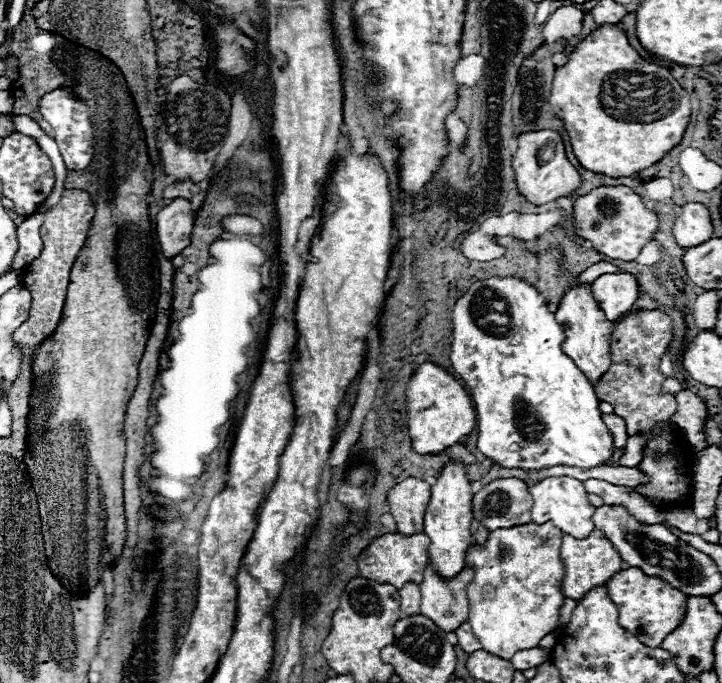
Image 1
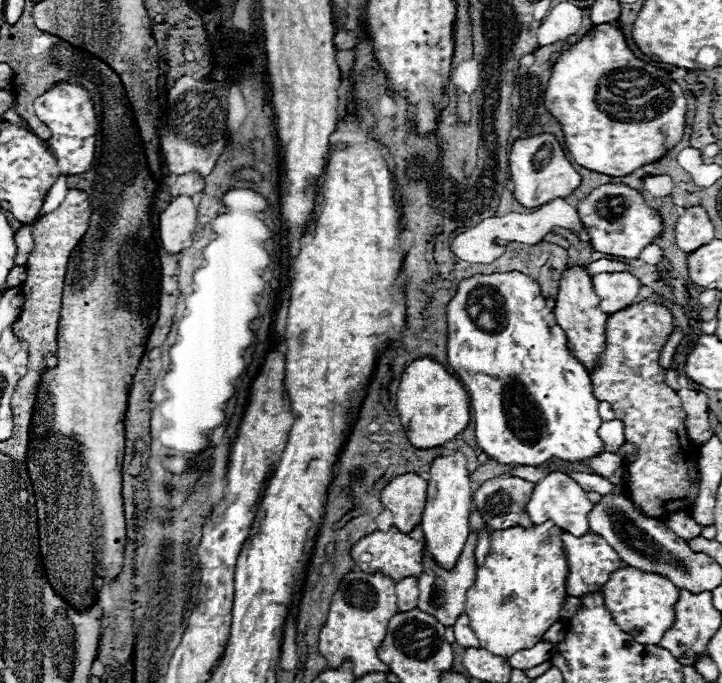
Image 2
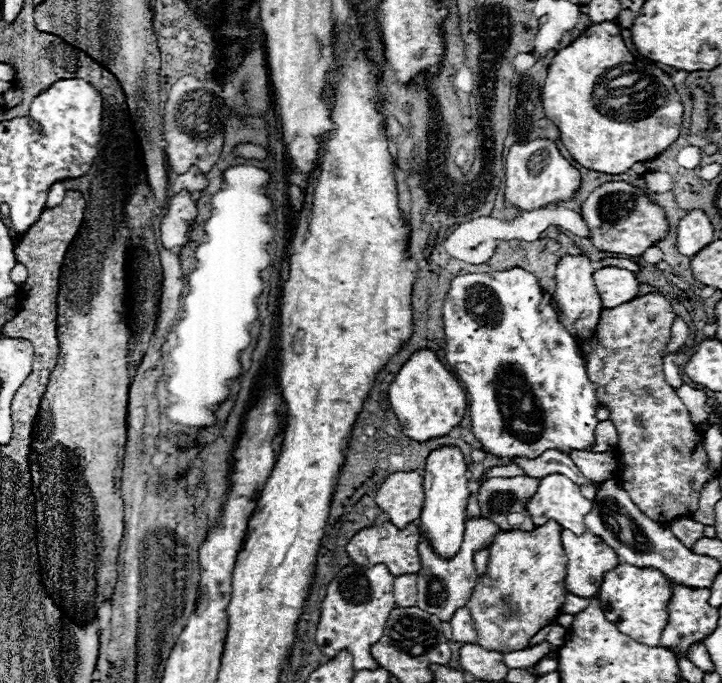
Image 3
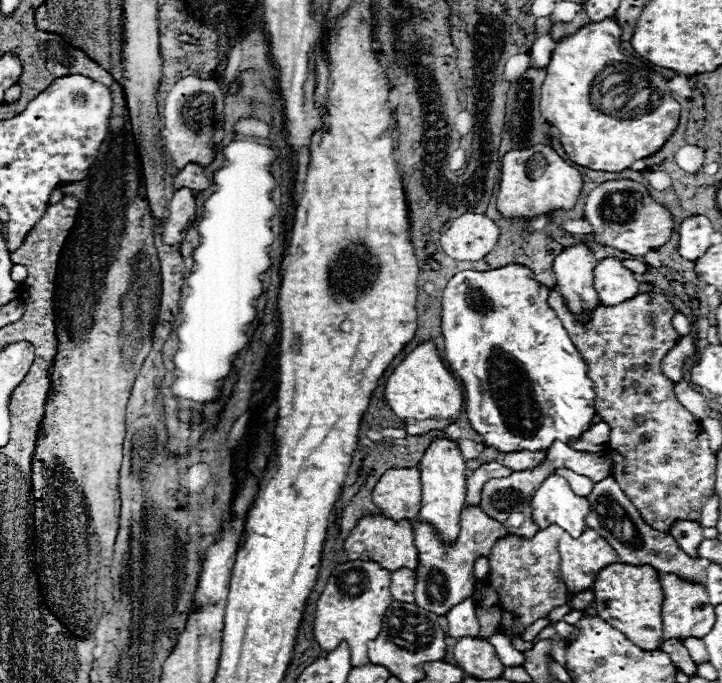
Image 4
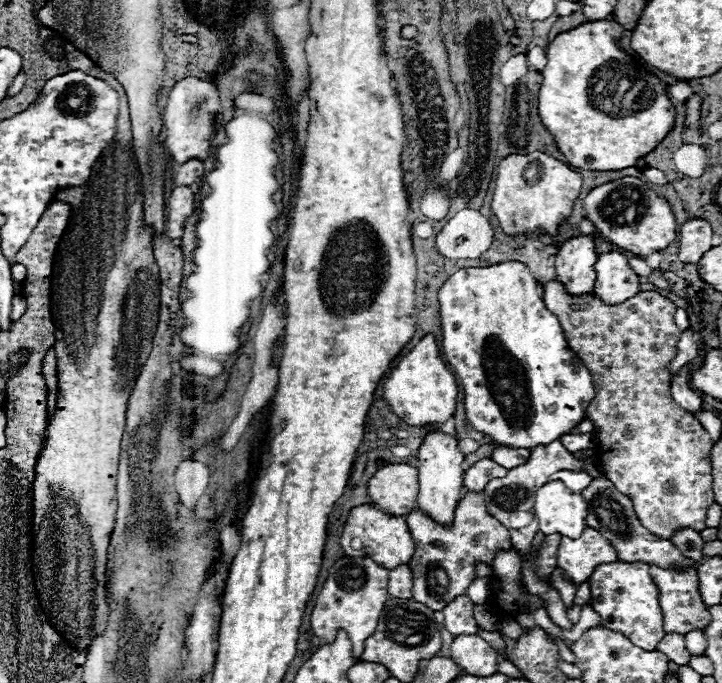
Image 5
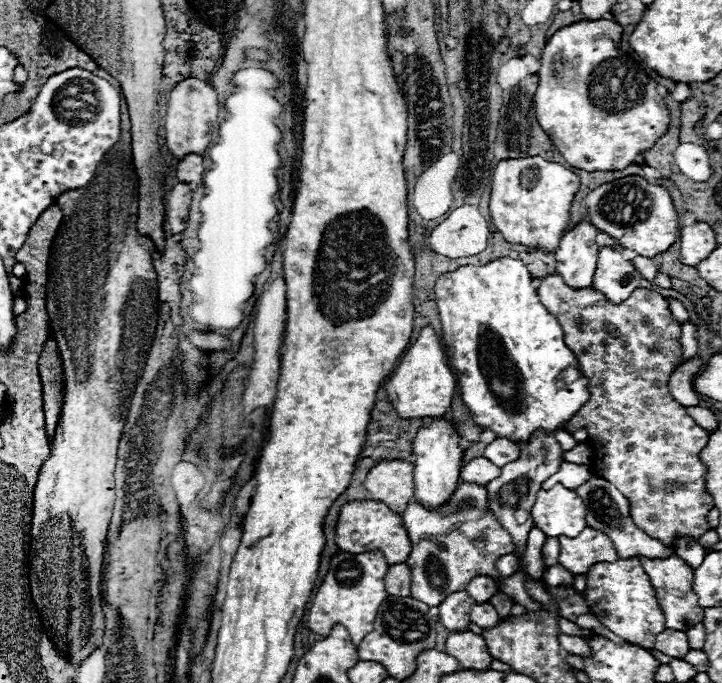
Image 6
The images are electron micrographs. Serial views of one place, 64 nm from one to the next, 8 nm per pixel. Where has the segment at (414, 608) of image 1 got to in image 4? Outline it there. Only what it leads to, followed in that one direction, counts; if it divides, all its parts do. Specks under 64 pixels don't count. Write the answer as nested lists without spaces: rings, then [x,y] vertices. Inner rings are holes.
[[[400,568],[392,572],[392,582],[390,582],[392,598],[400,602],[414,602],[414,584],[416,584],[414,570]]]

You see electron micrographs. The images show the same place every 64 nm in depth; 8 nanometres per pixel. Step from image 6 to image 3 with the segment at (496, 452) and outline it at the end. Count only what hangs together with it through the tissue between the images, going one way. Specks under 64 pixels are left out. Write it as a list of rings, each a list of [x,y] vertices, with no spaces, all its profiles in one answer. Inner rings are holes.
[[[558,450],[542,452],[542,454],[540,454],[538,458],[534,458],[534,460],[528,460],[528,458],[512,458],[510,464],[518,464],[528,476],[542,478],[542,476],[548,476],[548,474],[556,472],[556,474],[568,476],[568,478],[570,478],[572,482],[576,482],[576,484],[586,484],[586,482],[588,482],[588,484],[598,486],[598,482],[586,480],[586,478],[580,474],[580,470],[572,464],[572,460],[570,460],[566,454],[558,452]]]

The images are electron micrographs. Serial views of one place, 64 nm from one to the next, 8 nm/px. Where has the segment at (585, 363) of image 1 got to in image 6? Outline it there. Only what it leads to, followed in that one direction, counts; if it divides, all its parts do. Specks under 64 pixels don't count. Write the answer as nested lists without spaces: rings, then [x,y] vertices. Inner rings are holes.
[[[582,220],[572,230],[564,232],[556,250],[556,272],[564,278],[564,282],[572,288],[588,288],[592,286],[592,276],[598,262],[596,244],[598,228],[590,222]]]

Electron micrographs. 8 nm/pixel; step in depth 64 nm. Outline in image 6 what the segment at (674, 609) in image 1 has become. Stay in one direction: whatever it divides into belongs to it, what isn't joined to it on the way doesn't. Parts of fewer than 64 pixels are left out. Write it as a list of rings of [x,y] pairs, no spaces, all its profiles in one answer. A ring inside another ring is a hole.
[[[638,558],[616,562],[598,562],[586,572],[586,590],[584,600],[590,608],[590,612],[616,636],[640,644],[644,648],[654,646],[654,638],[658,632],[662,632],[664,626],[664,612],[658,606],[656,592],[650,584],[648,574],[644,572]]]

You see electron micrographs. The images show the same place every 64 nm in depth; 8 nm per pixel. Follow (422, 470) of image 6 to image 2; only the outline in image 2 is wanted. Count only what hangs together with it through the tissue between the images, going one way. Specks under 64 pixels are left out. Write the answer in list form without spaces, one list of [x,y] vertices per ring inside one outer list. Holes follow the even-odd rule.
[[[454,452],[450,456],[438,456],[434,458],[428,474],[430,476],[428,476],[428,488],[426,488],[426,506],[420,522],[426,538],[426,550],[432,554],[432,558],[440,566],[454,568],[466,544],[466,538],[470,534],[468,516],[472,508],[472,490],[470,490],[466,458],[462,452]]]

